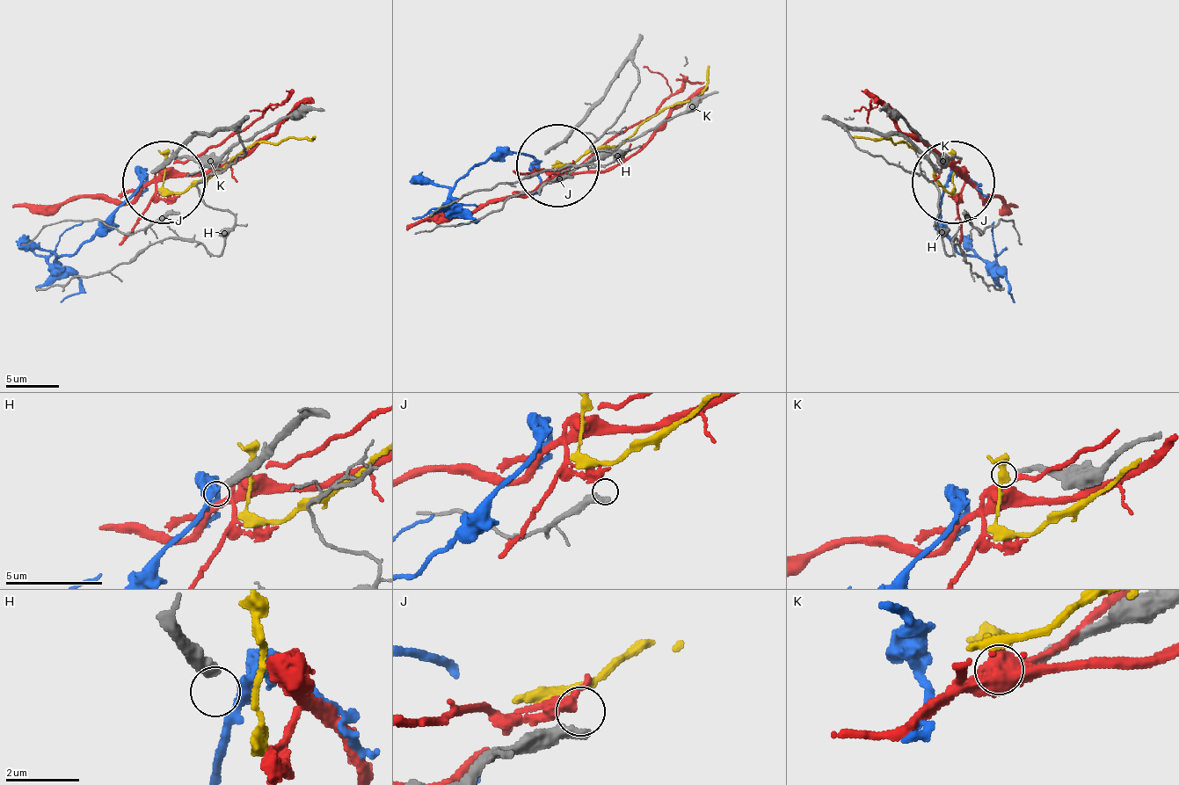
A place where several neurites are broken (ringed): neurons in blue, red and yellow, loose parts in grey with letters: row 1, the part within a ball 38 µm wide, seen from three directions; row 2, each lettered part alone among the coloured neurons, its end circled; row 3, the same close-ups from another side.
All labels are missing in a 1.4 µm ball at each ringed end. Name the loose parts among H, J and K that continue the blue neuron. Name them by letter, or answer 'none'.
none

